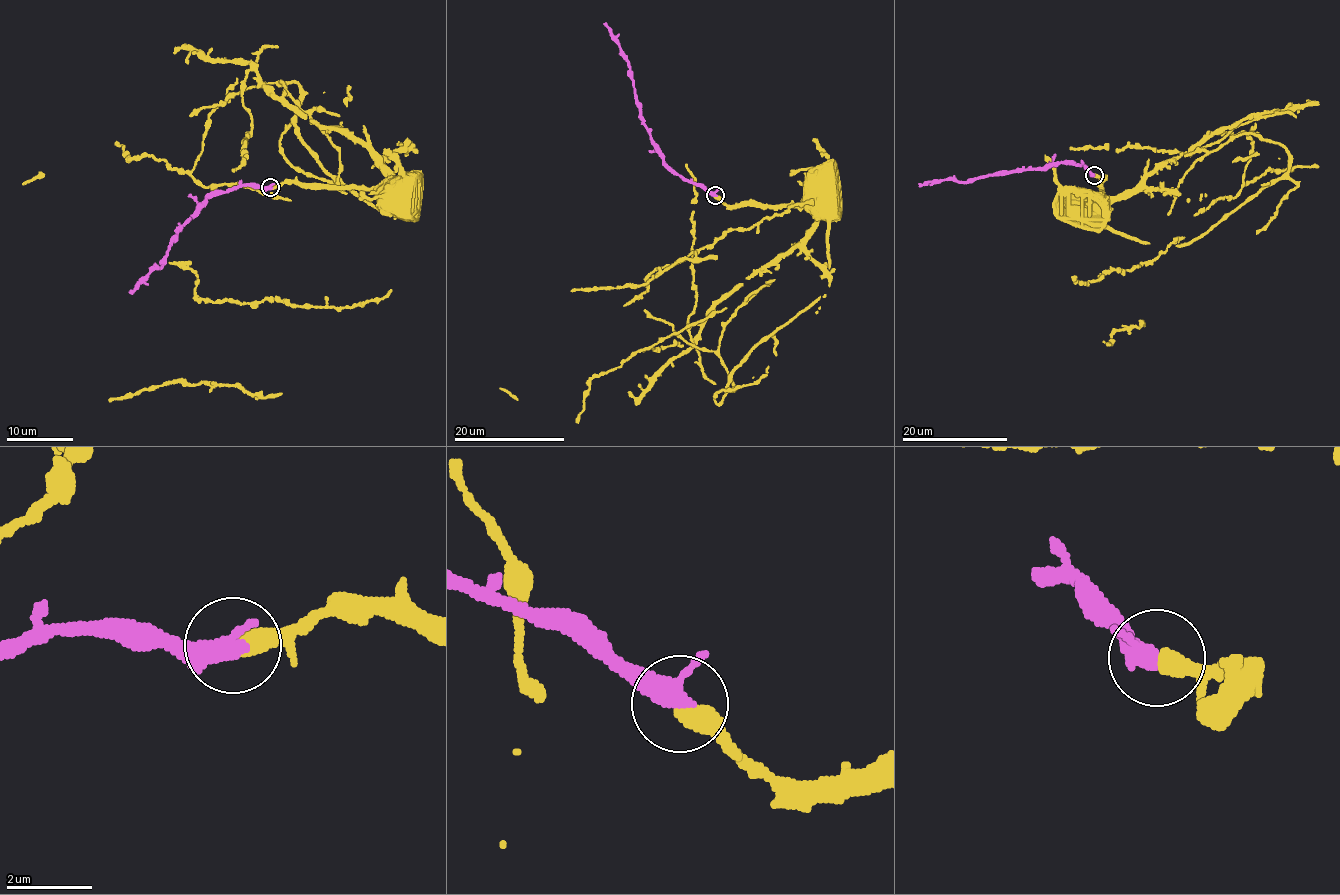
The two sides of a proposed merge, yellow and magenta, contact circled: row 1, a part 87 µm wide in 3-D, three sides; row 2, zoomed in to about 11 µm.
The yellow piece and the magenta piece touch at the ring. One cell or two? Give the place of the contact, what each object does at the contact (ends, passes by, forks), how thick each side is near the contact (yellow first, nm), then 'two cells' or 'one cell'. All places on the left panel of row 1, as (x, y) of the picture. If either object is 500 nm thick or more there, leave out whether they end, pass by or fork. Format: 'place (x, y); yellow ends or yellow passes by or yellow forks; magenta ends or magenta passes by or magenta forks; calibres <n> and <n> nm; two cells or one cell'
place (270, 187); yellow ends; magenta passes by; calibres 480 and 360 nm; one cell

